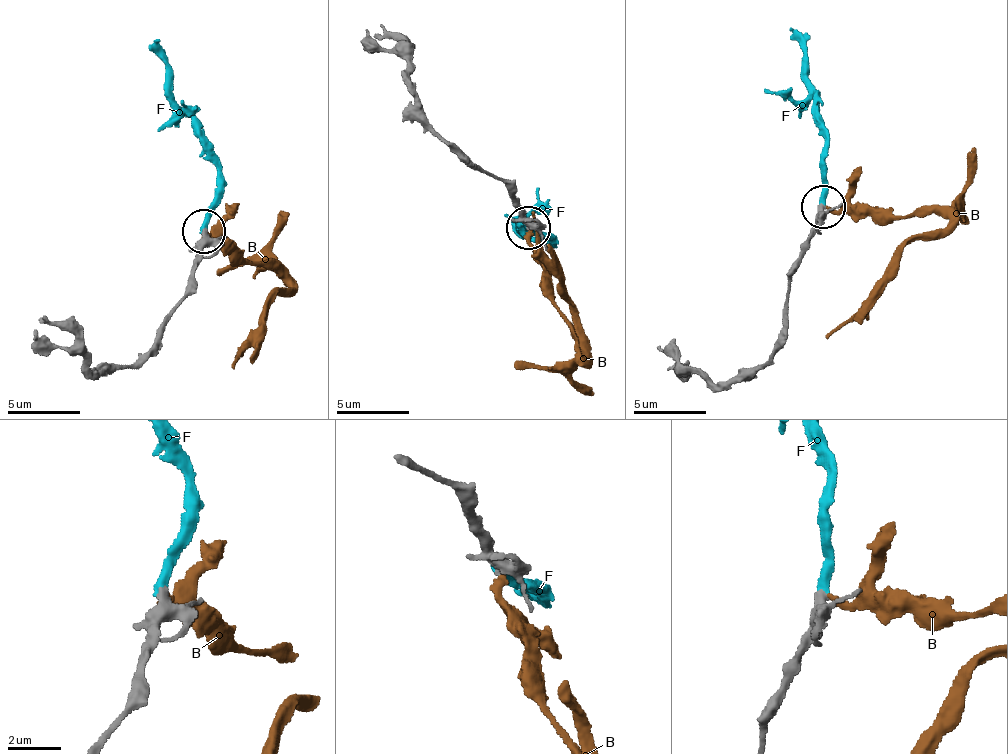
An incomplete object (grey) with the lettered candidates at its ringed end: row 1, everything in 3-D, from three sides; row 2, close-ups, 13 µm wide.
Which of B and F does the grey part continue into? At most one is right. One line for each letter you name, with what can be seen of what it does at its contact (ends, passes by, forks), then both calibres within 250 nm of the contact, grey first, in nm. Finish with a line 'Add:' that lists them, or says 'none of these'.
F: it ends; calibres 360 and 400 nm
Add: F

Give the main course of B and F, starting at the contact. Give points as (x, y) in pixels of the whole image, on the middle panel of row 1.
B: (529, 229), (529, 246), (542, 266), (542, 290), (585, 357), (579, 319), (559, 268), (542, 248), (534, 211)
F: (529, 225), (553, 245), (540, 243), (526, 233), (518, 218)

